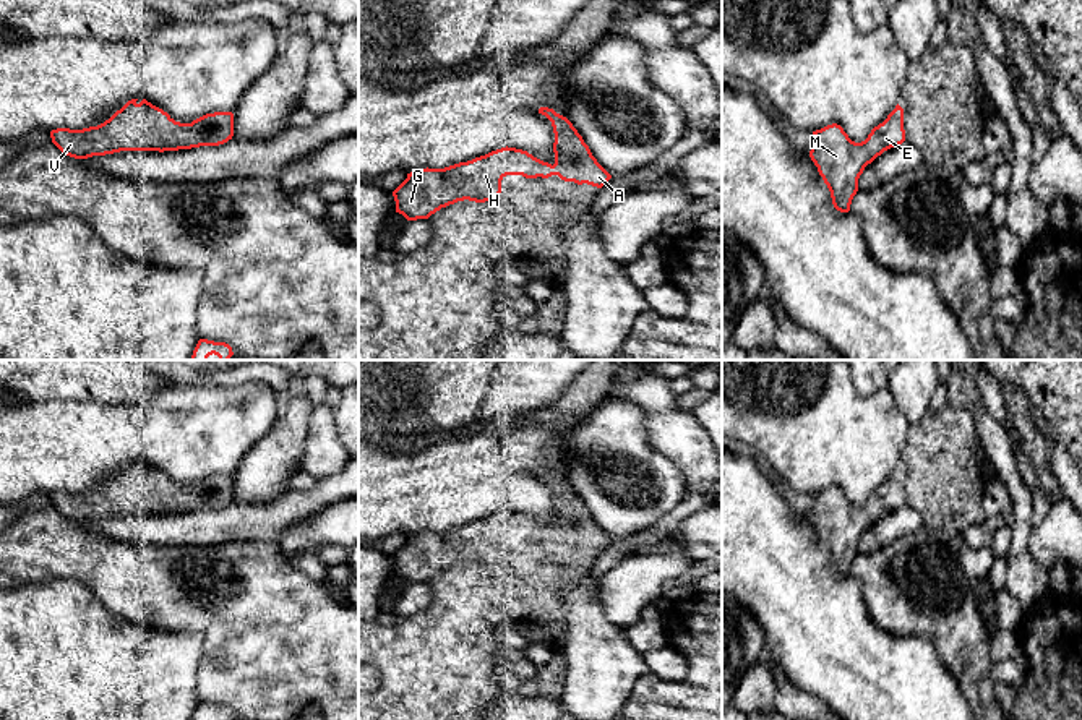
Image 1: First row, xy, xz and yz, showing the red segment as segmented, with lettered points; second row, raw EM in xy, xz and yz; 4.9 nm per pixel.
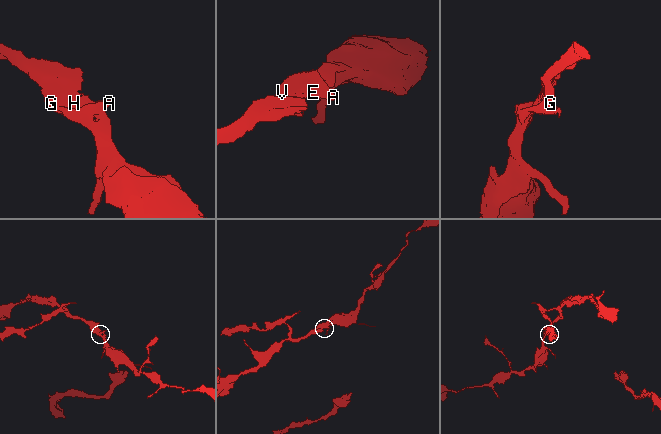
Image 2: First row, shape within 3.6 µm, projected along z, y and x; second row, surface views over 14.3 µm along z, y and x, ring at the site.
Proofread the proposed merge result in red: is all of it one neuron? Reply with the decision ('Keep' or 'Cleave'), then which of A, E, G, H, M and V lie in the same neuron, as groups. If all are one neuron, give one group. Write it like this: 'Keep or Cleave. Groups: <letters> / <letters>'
Keep. Groups: A E G H M V

